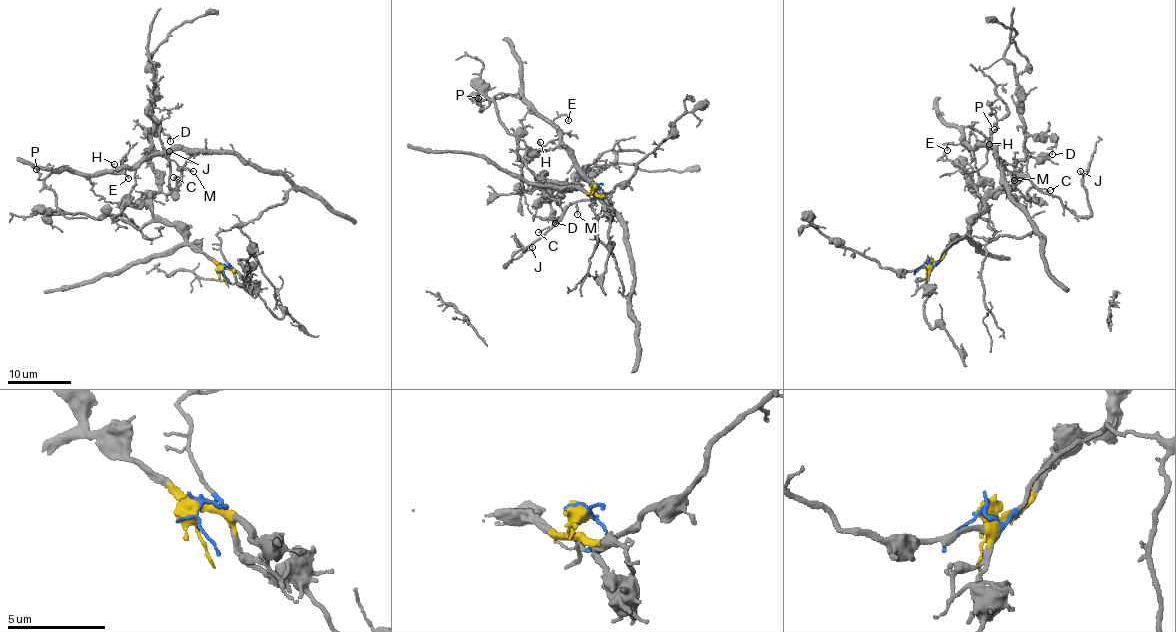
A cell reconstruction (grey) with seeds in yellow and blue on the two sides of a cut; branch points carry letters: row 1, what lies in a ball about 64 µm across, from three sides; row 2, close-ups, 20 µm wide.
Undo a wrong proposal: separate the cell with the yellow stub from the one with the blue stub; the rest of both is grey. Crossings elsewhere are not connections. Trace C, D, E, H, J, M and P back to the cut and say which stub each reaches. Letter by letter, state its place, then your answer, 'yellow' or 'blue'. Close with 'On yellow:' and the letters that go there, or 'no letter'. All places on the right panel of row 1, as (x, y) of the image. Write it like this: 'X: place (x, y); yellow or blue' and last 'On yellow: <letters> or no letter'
C: place (1050, 190); blue
D: place (1052, 154); yellow
E: place (947, 150); blue
H: place (989, 144); blue
J: place (1080, 171); blue
M: place (1014, 180); blue
P: place (994, 129); blue
On yellow: D

